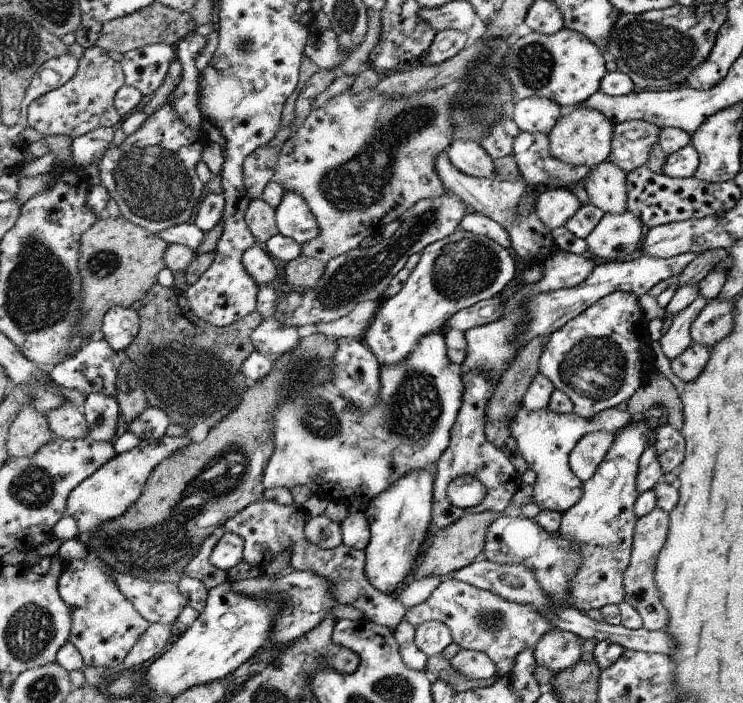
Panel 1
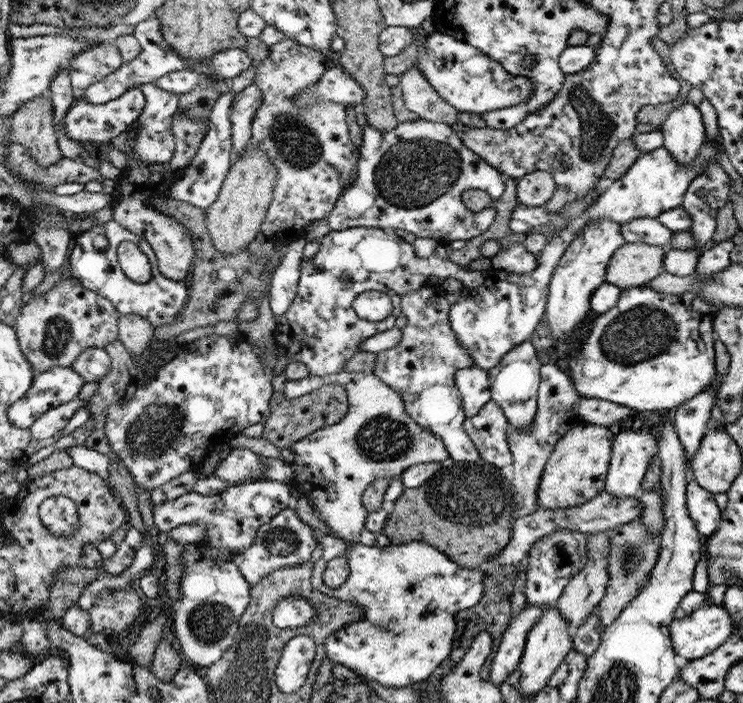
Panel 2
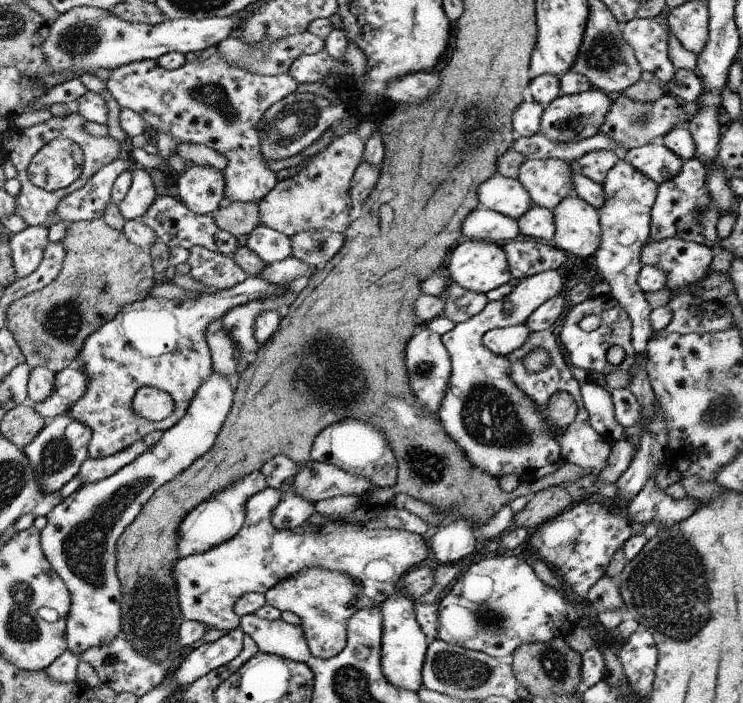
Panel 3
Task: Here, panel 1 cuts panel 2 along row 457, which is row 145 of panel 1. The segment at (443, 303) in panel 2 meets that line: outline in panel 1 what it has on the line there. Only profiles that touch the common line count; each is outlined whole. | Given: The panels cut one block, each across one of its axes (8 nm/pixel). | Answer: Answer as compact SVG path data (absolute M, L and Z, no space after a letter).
M456 140L448 146L447 152L452 166L456 166L464 174L488 180L498 177L494 168L494 159L490 158L488 152L477 142Z

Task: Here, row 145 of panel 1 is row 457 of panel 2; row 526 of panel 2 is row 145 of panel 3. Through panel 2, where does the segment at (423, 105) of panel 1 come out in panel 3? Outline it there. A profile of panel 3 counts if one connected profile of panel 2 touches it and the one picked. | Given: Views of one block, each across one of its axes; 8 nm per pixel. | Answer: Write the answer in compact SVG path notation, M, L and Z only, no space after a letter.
M350 132L342 137L336 138L326 149L316 153L306 166L298 171L295 177L277 181L272 192L268 193L260 202L261 224L269 226L286 236L293 237L304 231L317 231L328 229L344 234L350 224L350 181L356 172L357 166L362 163L365 142L355 132Z

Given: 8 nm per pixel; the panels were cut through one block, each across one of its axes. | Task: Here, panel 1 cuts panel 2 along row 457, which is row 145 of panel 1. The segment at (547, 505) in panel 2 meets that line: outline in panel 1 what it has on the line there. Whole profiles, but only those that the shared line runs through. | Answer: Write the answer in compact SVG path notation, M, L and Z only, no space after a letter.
M583 106L573 107L565 111L548 134L550 154L564 164L587 166L591 169L597 164L609 160L614 127L614 123L597 110L590 110Z

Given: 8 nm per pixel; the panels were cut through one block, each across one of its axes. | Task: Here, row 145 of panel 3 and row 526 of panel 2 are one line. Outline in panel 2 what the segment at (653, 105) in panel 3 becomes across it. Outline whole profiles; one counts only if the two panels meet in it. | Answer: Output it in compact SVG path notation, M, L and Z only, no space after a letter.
M632 521L621 524L608 529L610 543L608 543L608 581L606 586L606 594L599 602L600 606L600 628L606 628L609 624L618 618L618 615L625 607L640 594L640 590L644 587L652 572L652 568L658 562L661 543L660 540L654 538L650 531L646 531L646 527L638 521Z

